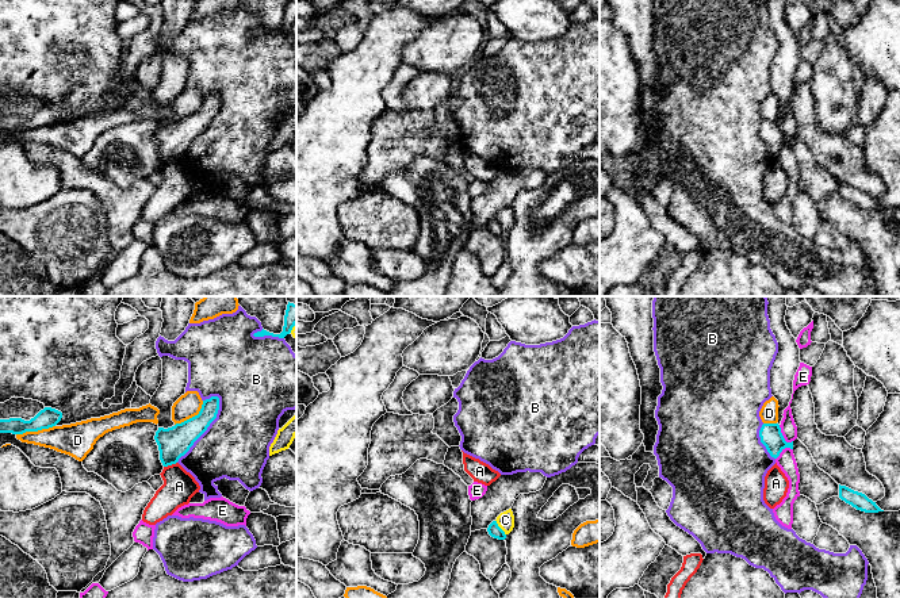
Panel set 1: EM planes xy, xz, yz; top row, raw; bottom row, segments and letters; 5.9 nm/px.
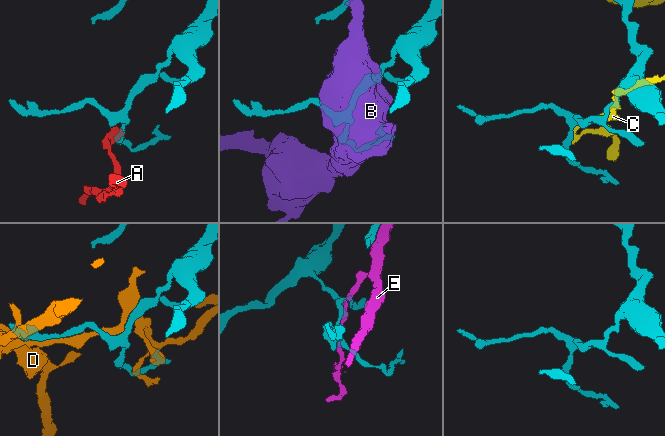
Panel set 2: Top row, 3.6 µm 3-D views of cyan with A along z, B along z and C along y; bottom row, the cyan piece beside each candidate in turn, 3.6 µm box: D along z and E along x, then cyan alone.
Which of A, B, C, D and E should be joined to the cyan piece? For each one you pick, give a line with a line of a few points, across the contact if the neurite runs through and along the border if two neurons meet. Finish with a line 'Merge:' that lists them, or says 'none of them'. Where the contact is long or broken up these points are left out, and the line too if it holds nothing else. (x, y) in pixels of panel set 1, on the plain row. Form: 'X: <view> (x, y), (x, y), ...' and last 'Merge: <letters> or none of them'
Merge: none of them

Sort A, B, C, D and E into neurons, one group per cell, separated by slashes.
A / B / C / D / E

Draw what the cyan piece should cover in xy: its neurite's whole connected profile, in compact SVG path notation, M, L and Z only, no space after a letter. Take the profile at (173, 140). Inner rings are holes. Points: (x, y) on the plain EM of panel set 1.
M211 93L203 97L198 112L168 126L158 124L154 137L158 142L160 157L164 164L176 161L189 147L194 139L217 115L218 107L219 95Z

